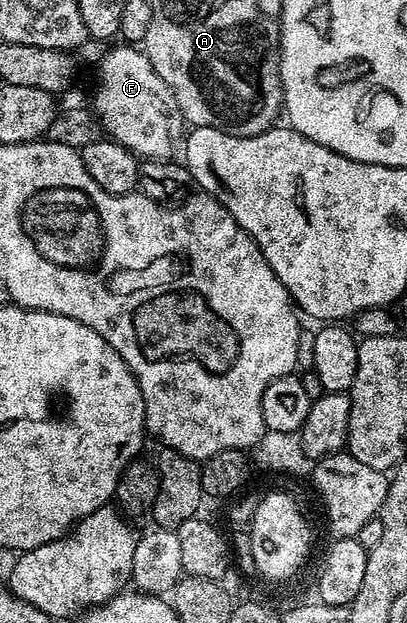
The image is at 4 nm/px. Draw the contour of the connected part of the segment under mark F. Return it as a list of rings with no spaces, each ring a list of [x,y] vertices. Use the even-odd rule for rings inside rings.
[[[131,44],[108,49],[97,63],[99,91],[95,94],[94,113],[112,142],[120,142],[143,160],[163,160],[179,138],[179,105],[165,80],[153,72],[147,55]]]

